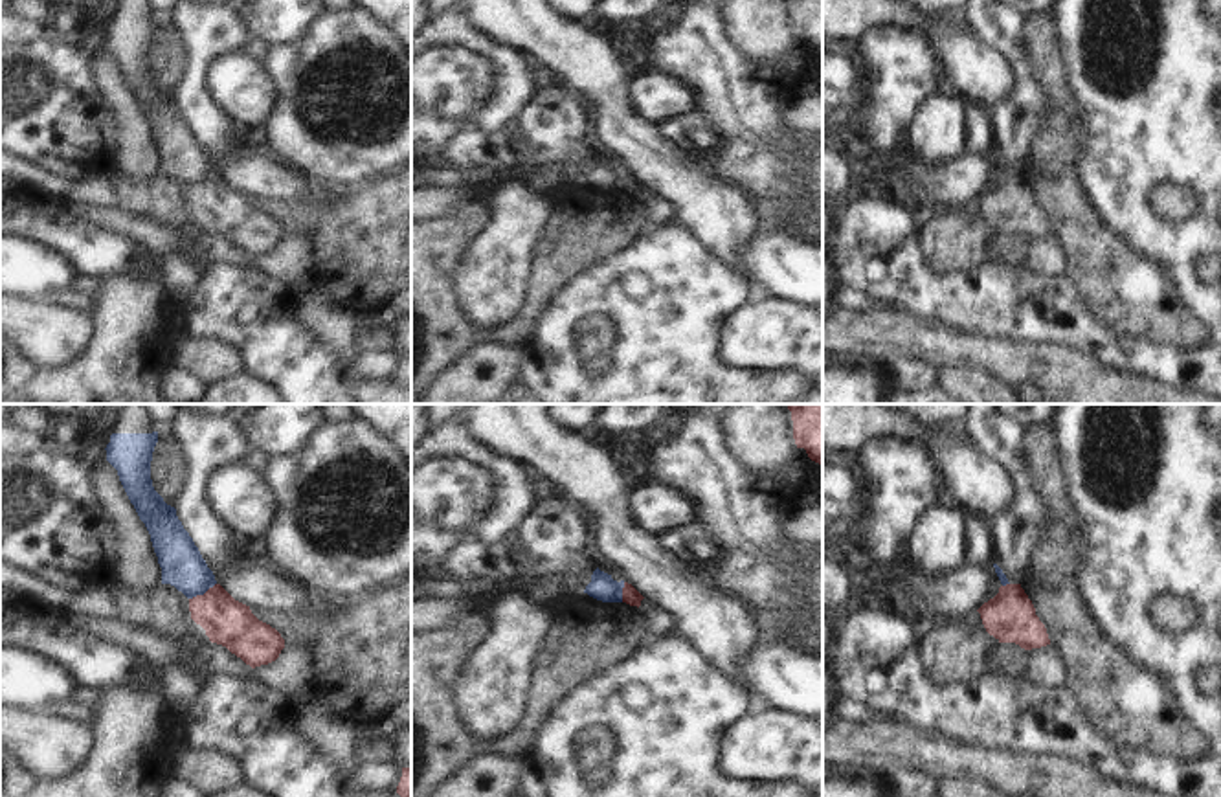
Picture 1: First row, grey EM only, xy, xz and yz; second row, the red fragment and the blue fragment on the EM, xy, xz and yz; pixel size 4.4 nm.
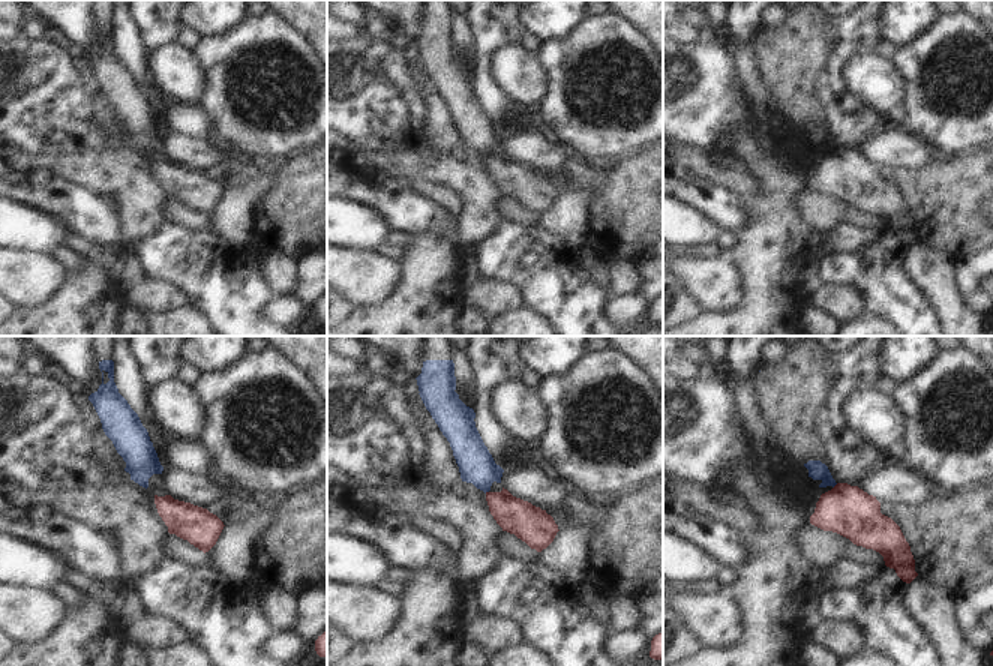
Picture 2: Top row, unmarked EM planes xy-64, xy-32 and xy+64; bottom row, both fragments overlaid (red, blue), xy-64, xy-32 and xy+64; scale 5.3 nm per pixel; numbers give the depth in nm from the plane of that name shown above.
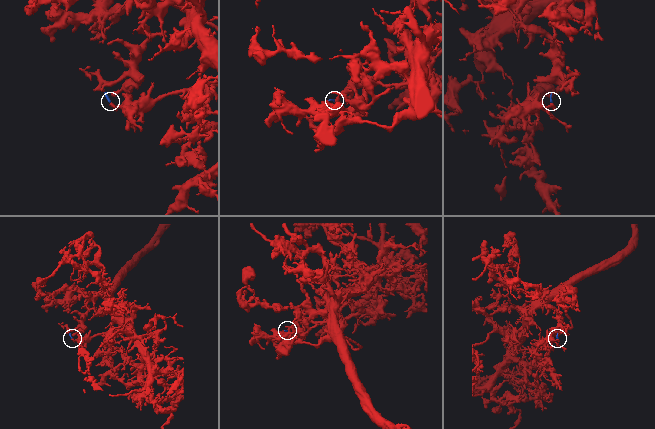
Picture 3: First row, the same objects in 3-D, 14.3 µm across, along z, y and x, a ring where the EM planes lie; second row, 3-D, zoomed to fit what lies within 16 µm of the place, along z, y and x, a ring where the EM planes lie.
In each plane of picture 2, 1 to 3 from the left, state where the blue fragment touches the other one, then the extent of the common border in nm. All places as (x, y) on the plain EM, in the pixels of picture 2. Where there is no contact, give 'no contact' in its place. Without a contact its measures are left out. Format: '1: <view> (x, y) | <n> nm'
1: no contact
2: no contact
3: xy+64 (834, 150) | 40 nm

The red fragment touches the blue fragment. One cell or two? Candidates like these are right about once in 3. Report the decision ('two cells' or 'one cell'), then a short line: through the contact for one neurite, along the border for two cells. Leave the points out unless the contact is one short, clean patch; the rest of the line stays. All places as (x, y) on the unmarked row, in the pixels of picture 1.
two cells; line xy (215, 171), (190, 188)

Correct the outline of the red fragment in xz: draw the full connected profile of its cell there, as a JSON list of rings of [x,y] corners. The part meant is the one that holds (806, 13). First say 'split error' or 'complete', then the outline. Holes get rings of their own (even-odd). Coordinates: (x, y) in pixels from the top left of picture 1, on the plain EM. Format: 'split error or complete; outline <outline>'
complete; outline [[[791,0],[793,28],[808,46],[823,53],[823,0]]]

